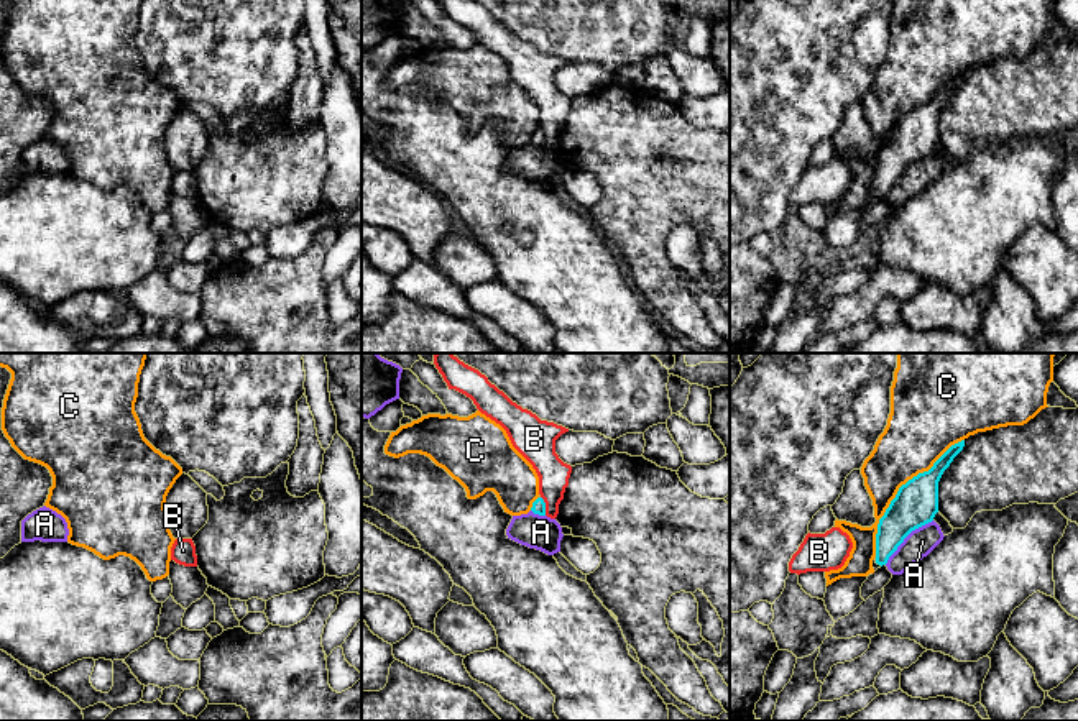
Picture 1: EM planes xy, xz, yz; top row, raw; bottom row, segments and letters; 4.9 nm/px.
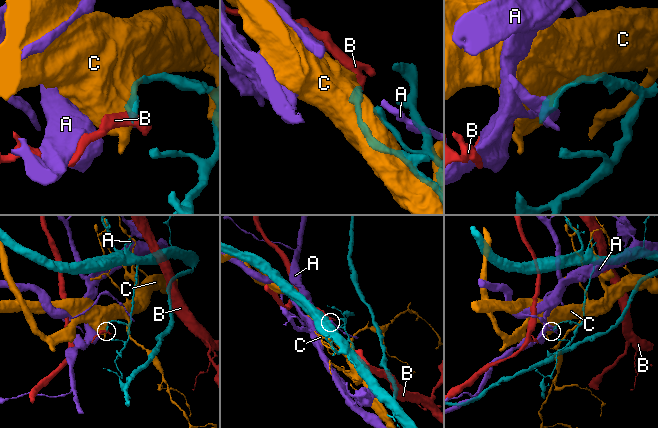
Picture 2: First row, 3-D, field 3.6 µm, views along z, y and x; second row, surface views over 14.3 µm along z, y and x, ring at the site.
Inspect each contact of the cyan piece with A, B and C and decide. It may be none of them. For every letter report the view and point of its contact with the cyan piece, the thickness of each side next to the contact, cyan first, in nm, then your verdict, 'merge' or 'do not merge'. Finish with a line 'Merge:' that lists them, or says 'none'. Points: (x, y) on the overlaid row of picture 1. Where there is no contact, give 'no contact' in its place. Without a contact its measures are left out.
A: yz (906, 536) | 220/140 nm | do not merge
B: xz (544, 506) | 60/150 nm | do not merge
C: yz (899, 490) | 220/300 nm | do not merge
Merge: none

